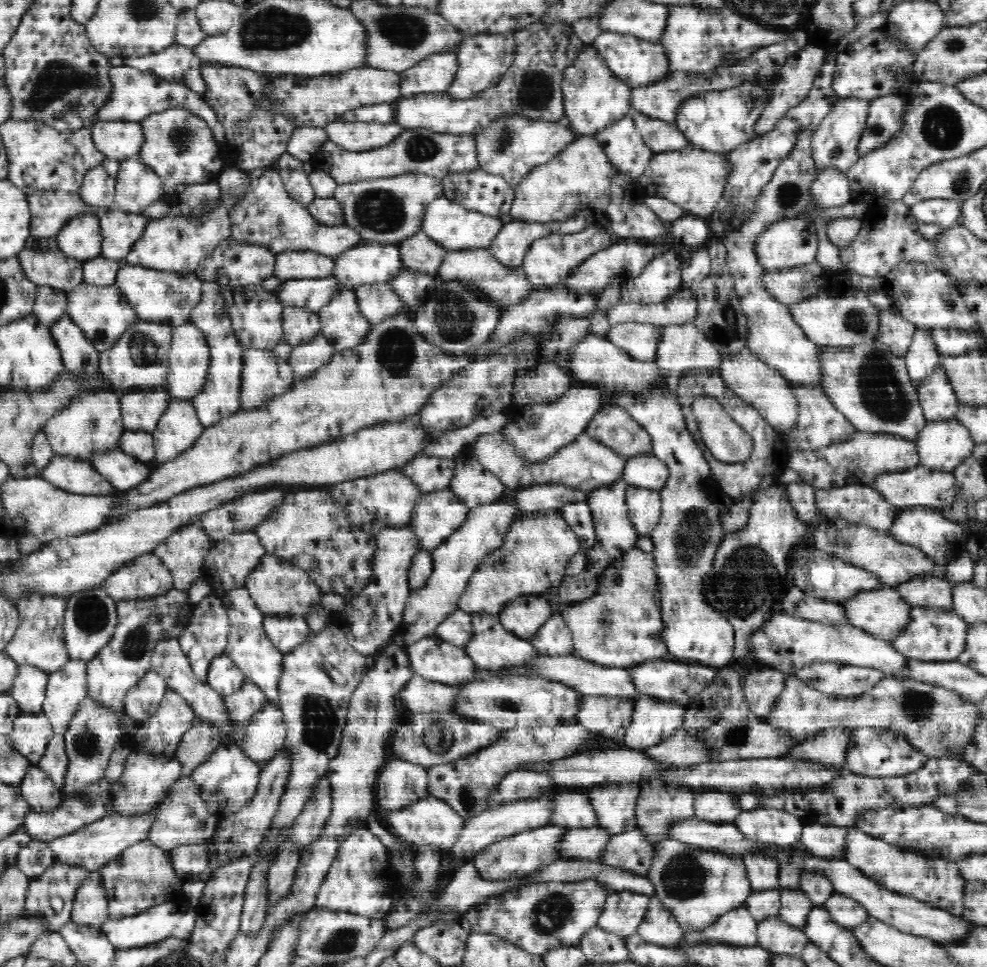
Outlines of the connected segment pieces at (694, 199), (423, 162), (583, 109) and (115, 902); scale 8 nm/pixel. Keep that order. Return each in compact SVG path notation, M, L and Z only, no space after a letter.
M688 146L679 151L655 153L636 186L645 196L661 196L676 204L688 214L708 218L720 202L730 163L724 153L705 151Z
M420 127L405 130L385 147L369 151L350 152L328 140L315 152L312 163L339 185L364 179L385 179L400 173L422 173L443 179L452 173L478 169L478 151L474 135L439 133Z
M592 44L576 56L576 60L562 72L564 114L571 128L580 135L592 136L632 112L632 87L613 75L605 60Z
M141 840L98 870L106 889L108 917L121 919L137 915L147 908L176 898L182 880L176 875L169 854L169 851L152 844L150 840Z

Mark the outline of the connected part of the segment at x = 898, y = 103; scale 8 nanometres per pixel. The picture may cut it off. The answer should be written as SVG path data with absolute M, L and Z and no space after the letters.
M894 93L870 101L864 134L857 146L859 156L866 156L892 140L902 129L904 102Z

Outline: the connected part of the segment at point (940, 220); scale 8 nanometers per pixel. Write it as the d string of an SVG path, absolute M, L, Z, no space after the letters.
M944 198L921 200L911 206L911 213L920 222L934 223L949 229L960 222L961 203Z

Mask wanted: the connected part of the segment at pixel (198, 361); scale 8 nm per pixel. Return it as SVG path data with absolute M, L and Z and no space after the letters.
M184 323L173 327L173 337L169 348L169 370L167 380L162 388L174 398L191 399L203 390L208 380L210 349L205 334L194 324Z

